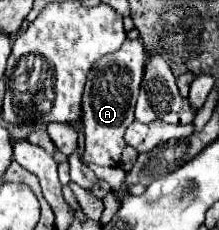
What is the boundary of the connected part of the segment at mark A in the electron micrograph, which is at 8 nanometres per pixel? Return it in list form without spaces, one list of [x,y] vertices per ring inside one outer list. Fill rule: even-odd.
[[[125,40],[117,52],[101,56],[87,74],[83,94],[85,124],[85,160],[97,166],[117,166],[125,148],[125,130],[131,126],[135,102],[139,96],[147,52],[139,40]]]

